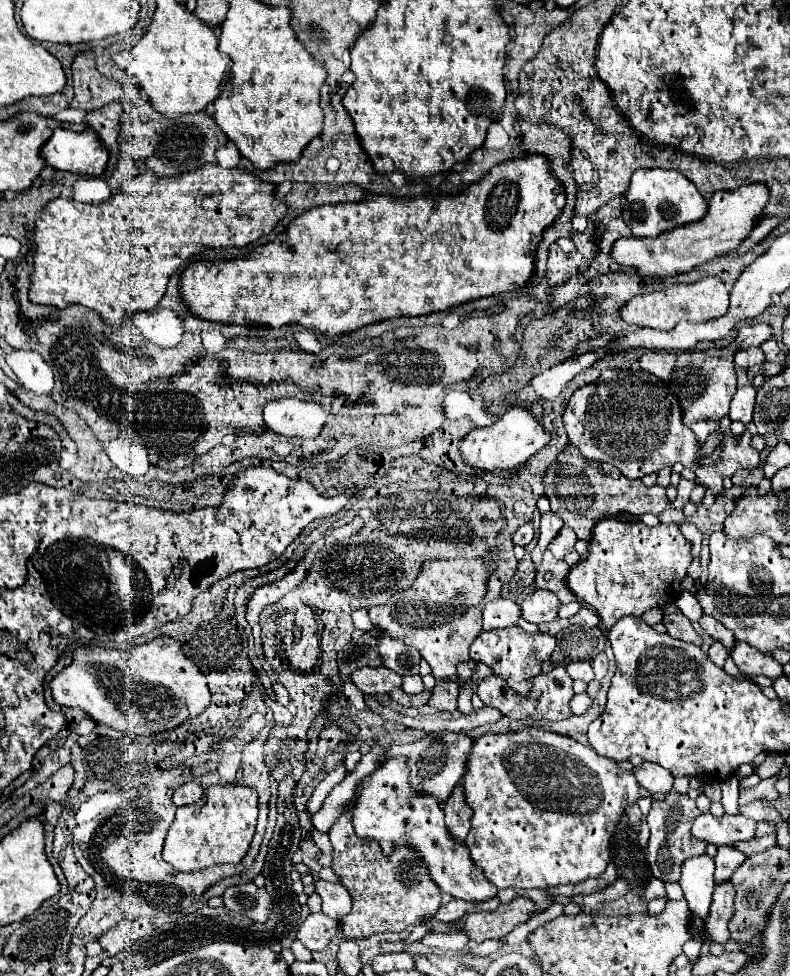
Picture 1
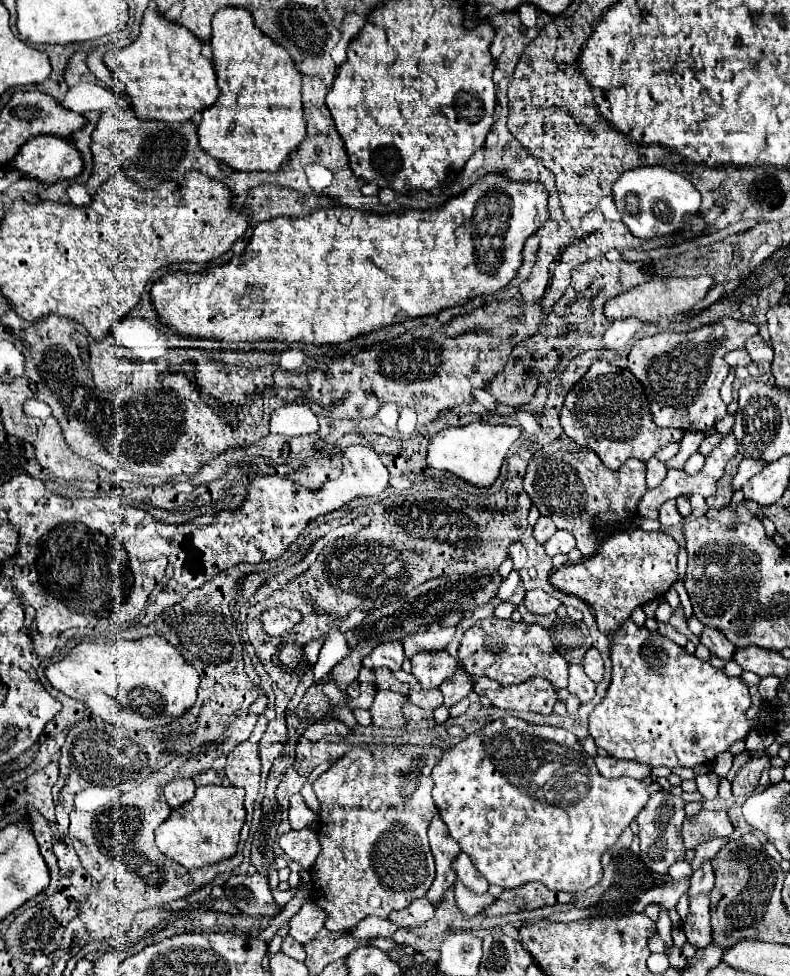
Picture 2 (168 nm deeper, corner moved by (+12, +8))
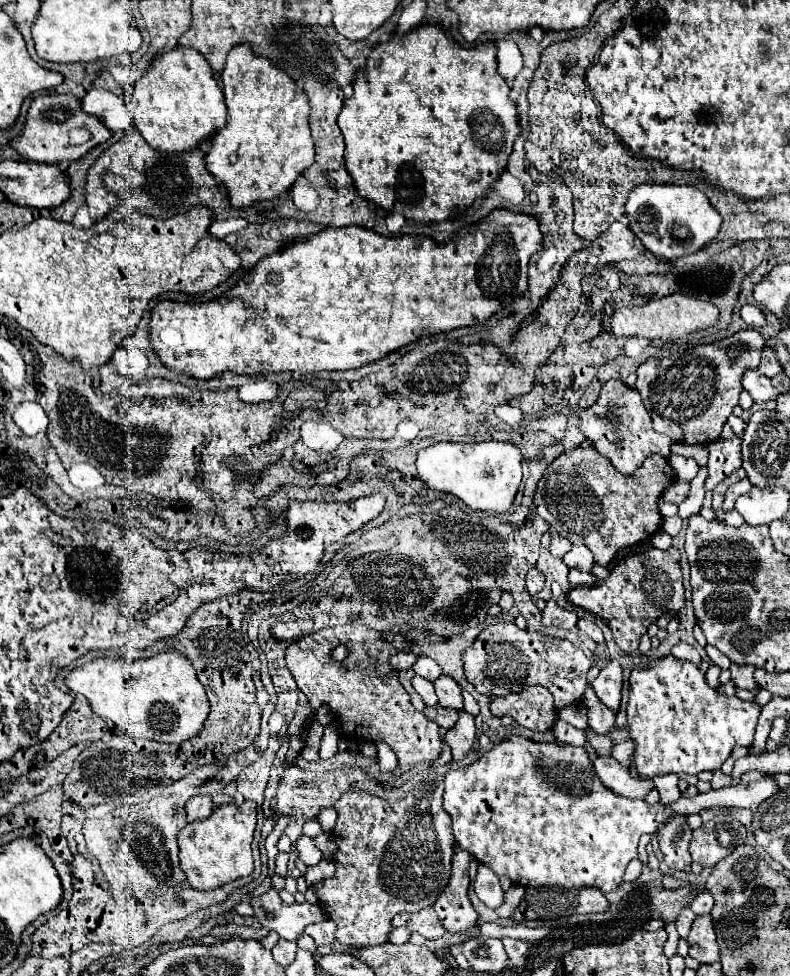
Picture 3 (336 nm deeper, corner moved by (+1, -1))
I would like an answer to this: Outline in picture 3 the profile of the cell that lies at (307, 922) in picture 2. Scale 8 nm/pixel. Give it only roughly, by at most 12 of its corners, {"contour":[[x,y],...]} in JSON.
{"contour":[[326,919],[306,927],[314,943],[330,945],[334,941],[334,921]]}

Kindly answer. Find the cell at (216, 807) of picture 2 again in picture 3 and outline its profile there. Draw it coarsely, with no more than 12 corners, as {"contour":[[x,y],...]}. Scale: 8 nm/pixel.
{"contour":[[256,803],[220,805],[178,833],[194,889],[248,877]]}

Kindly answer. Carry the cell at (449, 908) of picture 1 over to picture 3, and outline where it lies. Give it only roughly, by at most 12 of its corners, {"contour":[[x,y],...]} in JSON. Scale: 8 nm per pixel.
{"contour":[[432,907],[400,913],[392,927],[408,927],[426,939],[440,939],[444,927]]}

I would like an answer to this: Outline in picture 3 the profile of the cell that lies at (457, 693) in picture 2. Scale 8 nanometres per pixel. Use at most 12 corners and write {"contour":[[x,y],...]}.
{"contour":[[464,709],[446,733],[452,759],[462,759],[474,743],[474,717]]}

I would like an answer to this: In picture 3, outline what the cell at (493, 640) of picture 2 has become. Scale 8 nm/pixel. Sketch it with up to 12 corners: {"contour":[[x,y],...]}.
{"contour":[[488,625],[466,679],[496,697],[544,685],[578,703],[592,659],[570,641]]}

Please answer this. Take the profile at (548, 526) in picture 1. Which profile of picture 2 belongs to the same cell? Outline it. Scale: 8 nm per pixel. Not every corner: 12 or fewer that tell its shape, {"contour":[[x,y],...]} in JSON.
{"contour":[[539,518],[533,536],[539,544],[555,534],[555,524],[551,518]]}

